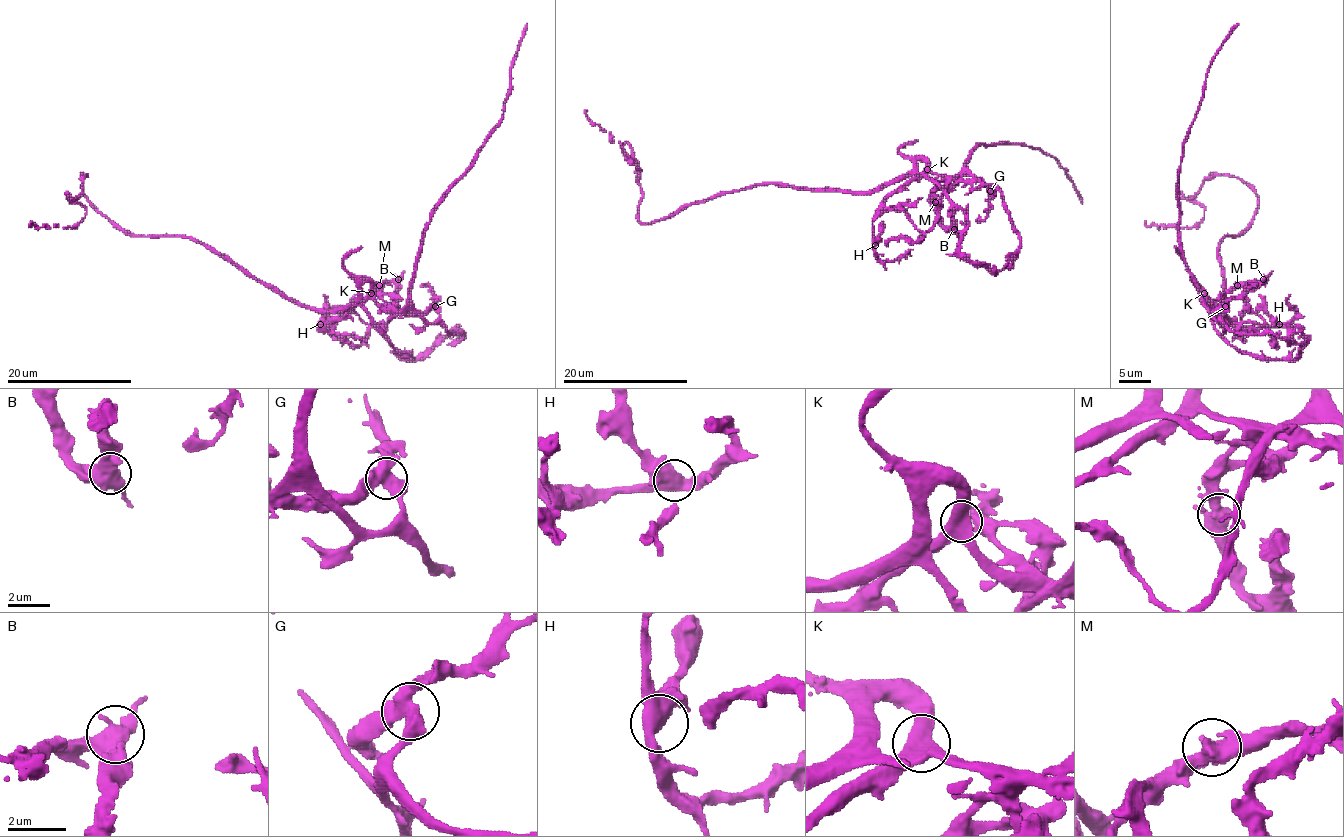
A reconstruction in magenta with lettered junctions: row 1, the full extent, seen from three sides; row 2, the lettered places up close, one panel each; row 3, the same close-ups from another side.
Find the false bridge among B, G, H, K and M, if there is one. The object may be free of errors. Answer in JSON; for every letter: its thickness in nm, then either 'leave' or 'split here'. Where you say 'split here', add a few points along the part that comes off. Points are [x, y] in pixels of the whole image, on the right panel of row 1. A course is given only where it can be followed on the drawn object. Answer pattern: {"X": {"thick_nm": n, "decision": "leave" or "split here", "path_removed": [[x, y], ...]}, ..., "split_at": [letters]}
{"B": {"thick_nm": 500, "decision": "leave"}, "G": {"thick_nm": 500, "decision": "split here", "path_removed": [[1226, 307], [1220, 323], [1202, 301], [1184, 257], [1179, 166], [1210, 61], [1238, 23]]}, "H": {"thick_nm": 480, "decision": "leave"}, "K": {"thick_nm": 480, "decision": "leave"}, "M": {"thick_nm": 480, "decision": "leave"}, "split_at": ["G"]}

